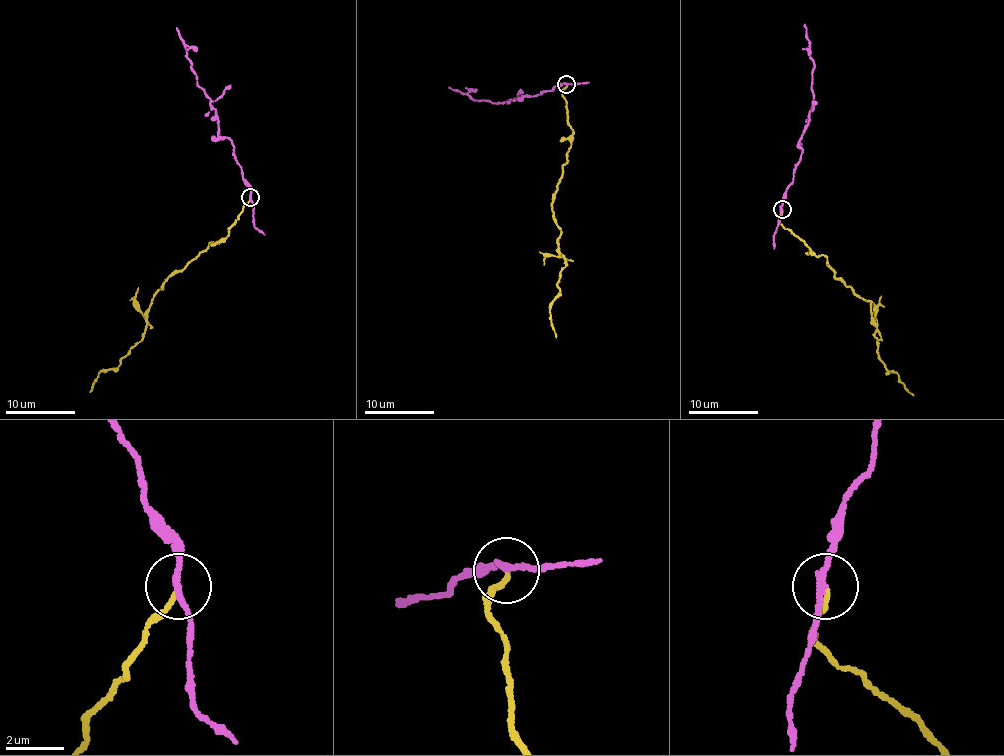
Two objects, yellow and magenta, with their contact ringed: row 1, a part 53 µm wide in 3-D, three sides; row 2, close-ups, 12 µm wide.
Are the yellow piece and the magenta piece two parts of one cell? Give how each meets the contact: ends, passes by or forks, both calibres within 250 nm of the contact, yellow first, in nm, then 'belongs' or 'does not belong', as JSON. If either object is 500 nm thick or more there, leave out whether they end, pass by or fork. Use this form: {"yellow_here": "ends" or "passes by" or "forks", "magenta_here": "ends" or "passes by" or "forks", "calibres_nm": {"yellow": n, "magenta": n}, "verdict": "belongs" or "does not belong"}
{"yellow_here": "ends", "magenta_here": "passes by", "calibres_nm": {"yellow": 140, "magenta": 190}, "verdict": "does not belong"}

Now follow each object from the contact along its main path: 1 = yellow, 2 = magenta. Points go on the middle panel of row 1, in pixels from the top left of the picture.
1: (566, 84), (573, 141), (551, 206), (566, 261), (550, 311), (556, 337)
2: (566, 84), (562, 83), (552, 90), (533, 96), (499, 103), (476, 100), (449, 88)

